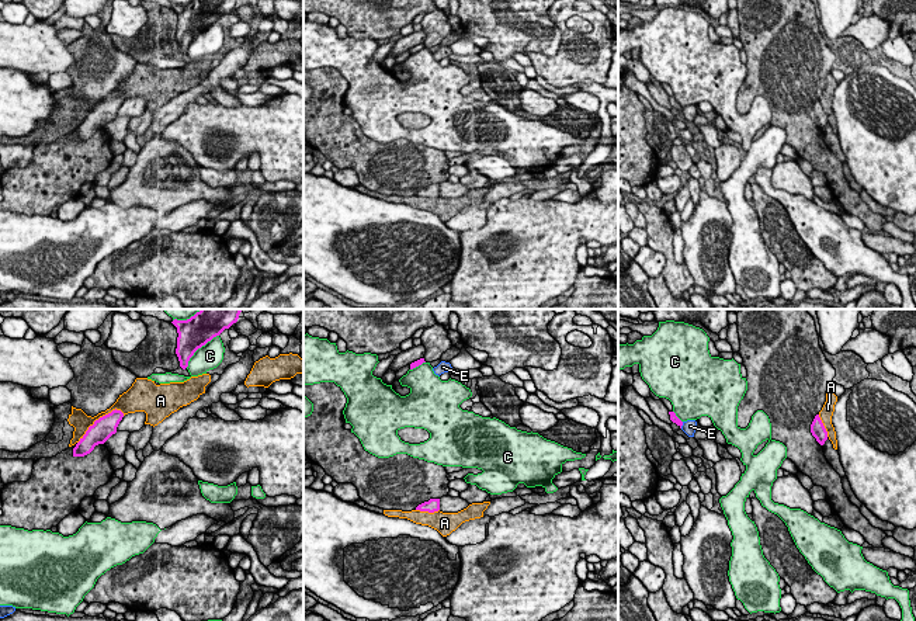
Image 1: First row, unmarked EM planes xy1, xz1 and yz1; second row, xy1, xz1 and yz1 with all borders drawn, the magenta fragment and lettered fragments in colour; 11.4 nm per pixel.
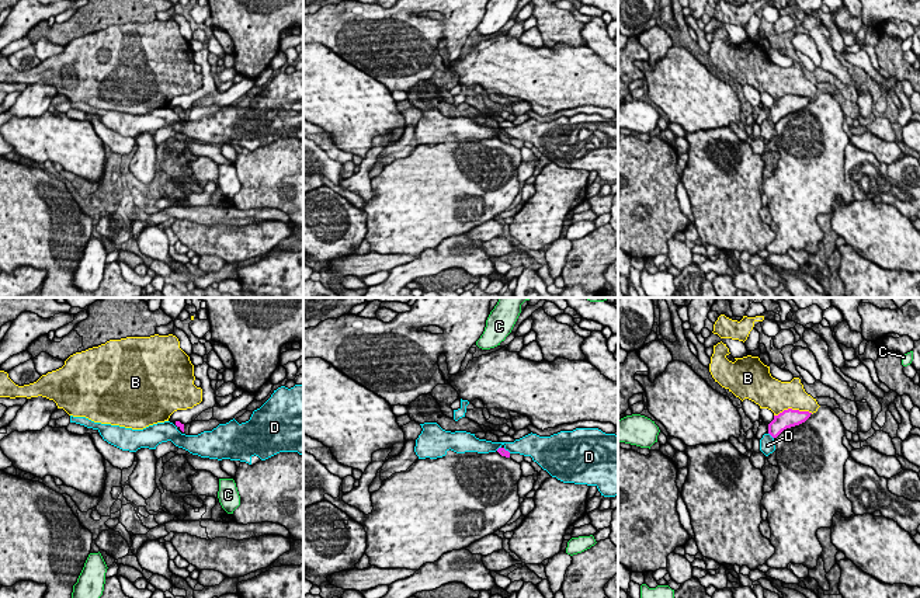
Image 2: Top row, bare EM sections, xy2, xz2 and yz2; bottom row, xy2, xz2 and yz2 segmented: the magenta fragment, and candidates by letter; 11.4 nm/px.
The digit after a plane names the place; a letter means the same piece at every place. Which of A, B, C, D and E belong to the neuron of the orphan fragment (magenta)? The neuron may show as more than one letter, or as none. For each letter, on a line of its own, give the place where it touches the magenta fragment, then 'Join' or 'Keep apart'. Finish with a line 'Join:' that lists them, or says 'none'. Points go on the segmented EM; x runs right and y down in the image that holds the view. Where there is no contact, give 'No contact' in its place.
A: Touches magenta at xy1 (100, 417). Keep apart
B: Touches magenta at yz2 (792, 410). Keep apart
C: Touches magenta at xy1 (198, 347). Keep apart
D: Touches magenta at yz2 (770, 434). Keep apart
E: Touches magenta at yz1 (682, 425). Keep apart
Join: none

